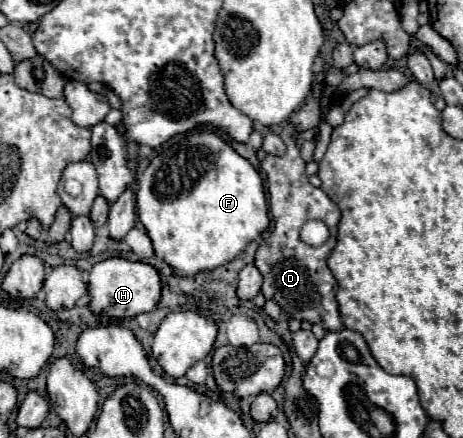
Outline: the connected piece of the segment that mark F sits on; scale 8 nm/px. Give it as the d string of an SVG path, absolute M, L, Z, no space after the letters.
M203 129L175 135L165 143L161 155L165 159L153 159L137 179L137 215L153 241L155 255L169 263L175 273L193 277L199 271L221 267L269 227L265 189L259 171L215 131Z

